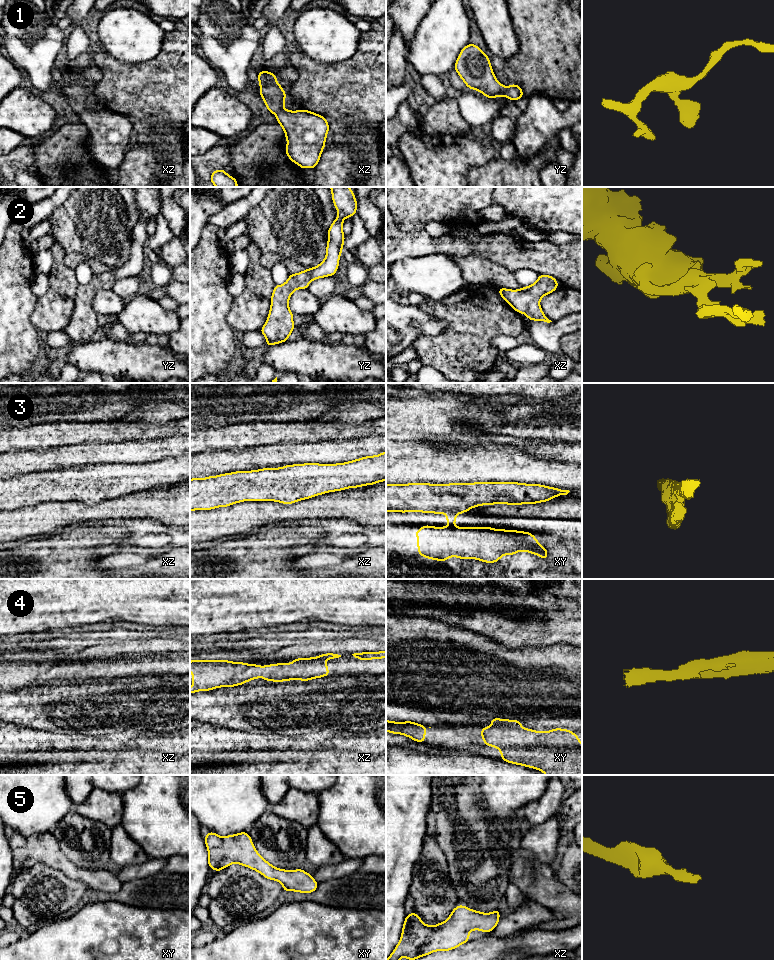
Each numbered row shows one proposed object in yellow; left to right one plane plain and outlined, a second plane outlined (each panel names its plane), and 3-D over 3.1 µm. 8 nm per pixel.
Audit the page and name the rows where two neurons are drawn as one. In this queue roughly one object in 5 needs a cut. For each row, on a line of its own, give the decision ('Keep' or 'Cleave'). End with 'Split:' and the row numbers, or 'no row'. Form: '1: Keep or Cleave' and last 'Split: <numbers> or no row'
1: Keep
2: Keep
3: Keep
4: Keep
5: Keep
Split: no row

